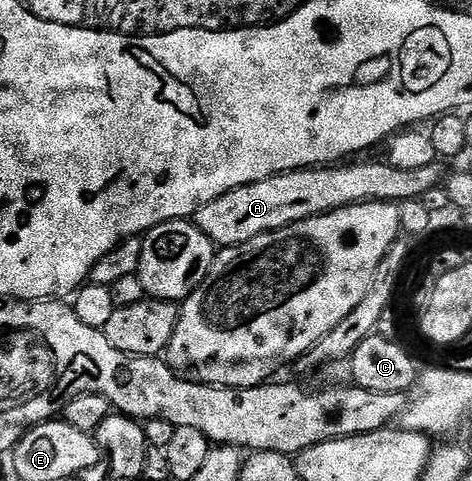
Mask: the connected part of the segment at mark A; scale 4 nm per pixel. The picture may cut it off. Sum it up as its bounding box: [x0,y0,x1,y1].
[192,160,448,248]

